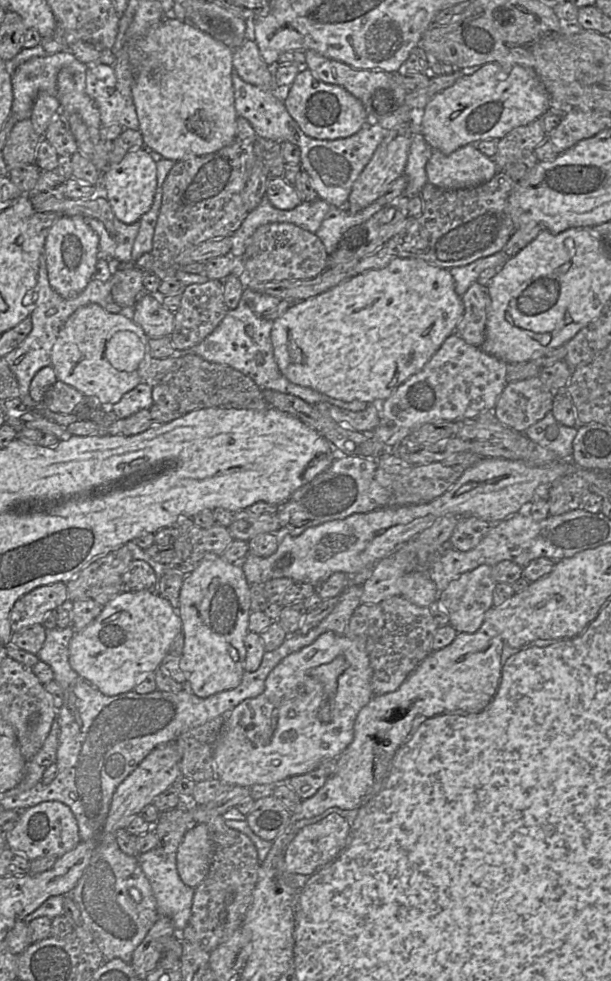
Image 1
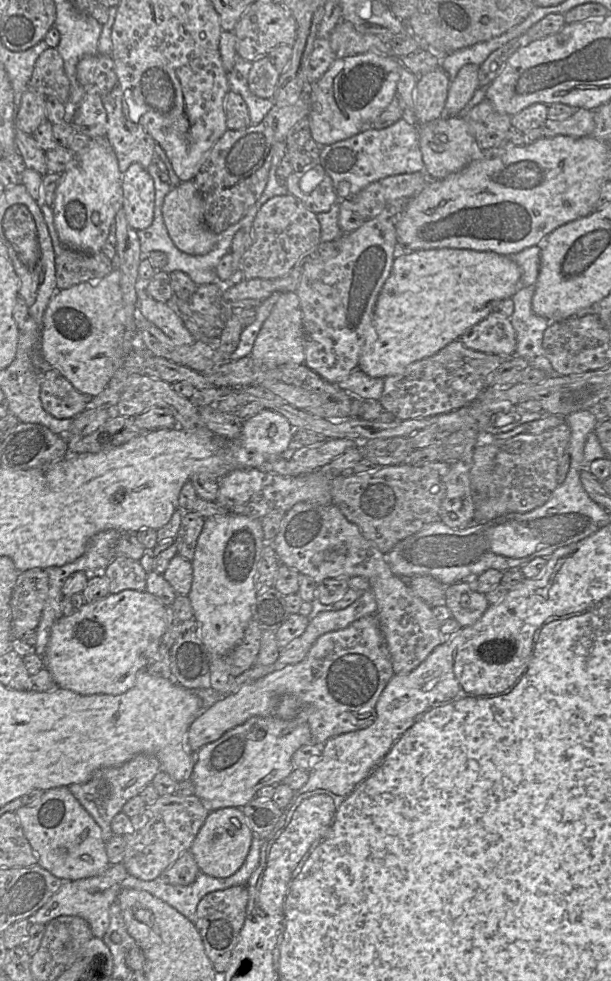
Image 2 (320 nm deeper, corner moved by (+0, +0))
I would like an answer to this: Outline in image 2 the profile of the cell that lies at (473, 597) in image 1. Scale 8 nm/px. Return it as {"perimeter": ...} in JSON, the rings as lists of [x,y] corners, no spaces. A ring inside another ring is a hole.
{"perimeter":[[[468,581],[445,588],[445,605],[461,627],[476,623],[489,607],[486,596],[473,590]]]}

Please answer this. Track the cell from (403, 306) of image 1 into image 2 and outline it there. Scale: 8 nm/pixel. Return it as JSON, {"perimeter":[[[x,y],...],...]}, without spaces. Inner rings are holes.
{"perimeter":[[[436,248],[398,250],[373,312],[371,326],[362,346],[358,369],[370,377],[386,378],[399,374],[413,362],[433,356],[492,312],[501,300],[519,290],[521,271],[510,256],[489,251]]]}

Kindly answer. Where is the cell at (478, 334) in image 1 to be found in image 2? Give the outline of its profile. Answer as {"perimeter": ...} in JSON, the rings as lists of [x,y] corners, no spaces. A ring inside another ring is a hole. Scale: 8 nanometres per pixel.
{"perimeter":[[[495,312],[468,328],[459,340],[475,351],[504,358],[516,356],[516,332],[510,318]]]}

